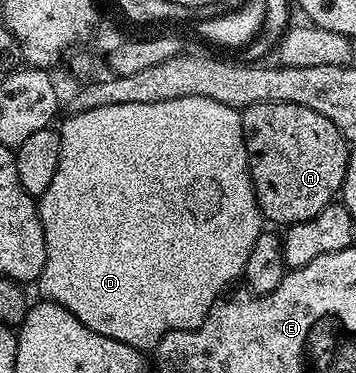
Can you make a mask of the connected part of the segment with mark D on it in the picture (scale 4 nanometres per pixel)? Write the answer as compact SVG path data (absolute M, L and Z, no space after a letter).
M179 97L147 105L103 105L100 109L72 113L68 118L69 120L59 127L61 144L55 178L39 196L41 224L47 249L43 273L39 280L41 291L45 294L42 296L48 302L63 305L63 309L75 313L75 317L79 317L79 321L83 321L87 329L95 329L95 333L103 333L103 337L123 341L136 351L152 352L157 342L168 331L190 331L203 325L211 305L215 305L215 301L226 294L225 286L232 279L240 280L244 276L247 257L263 230L263 216L257 204L249 172L241 111L219 101L211 101L211 97Z

